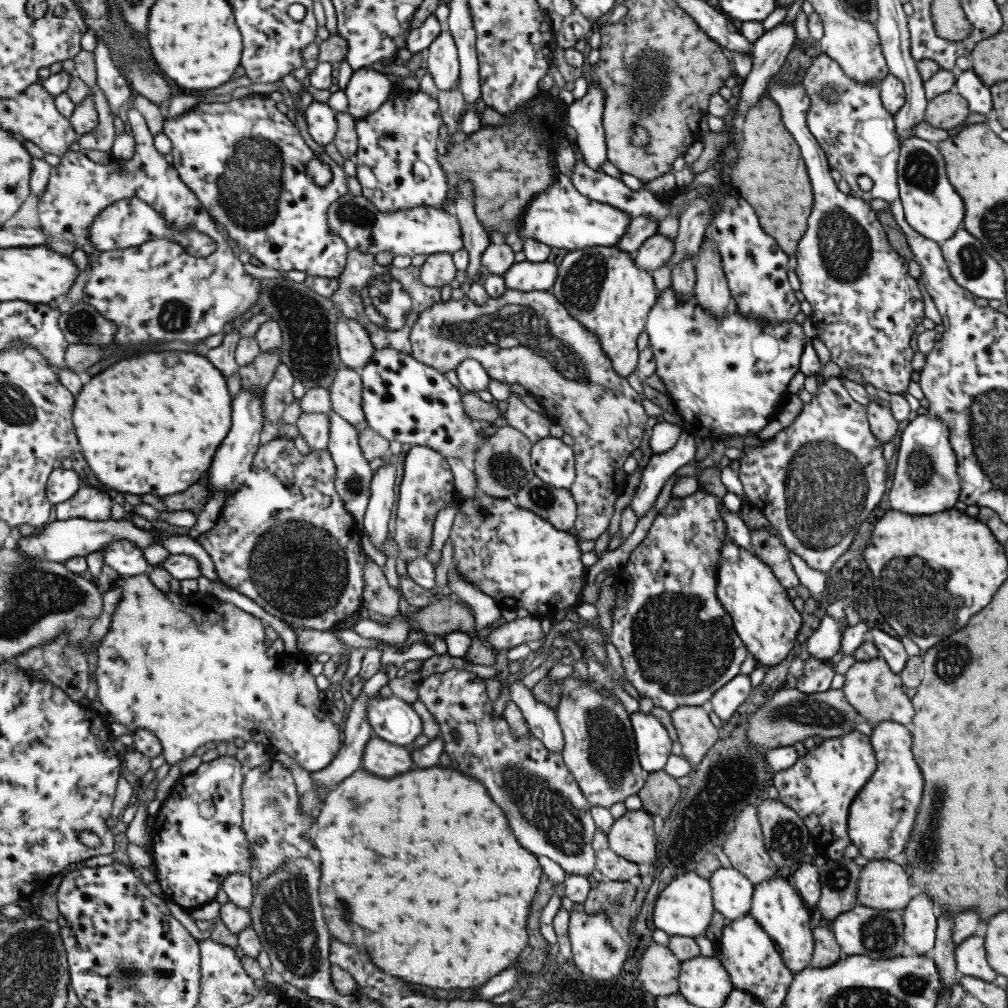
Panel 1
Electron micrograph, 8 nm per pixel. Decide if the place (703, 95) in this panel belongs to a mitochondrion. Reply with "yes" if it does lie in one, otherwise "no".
no

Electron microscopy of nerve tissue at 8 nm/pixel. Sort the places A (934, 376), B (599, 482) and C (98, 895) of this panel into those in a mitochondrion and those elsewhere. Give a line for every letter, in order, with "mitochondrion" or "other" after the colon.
A: other
B: other
C: other

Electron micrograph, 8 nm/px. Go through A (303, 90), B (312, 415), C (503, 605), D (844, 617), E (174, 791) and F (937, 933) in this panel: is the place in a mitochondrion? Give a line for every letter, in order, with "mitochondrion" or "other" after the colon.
A: other
B: other
C: other
D: other
E: other
F: other

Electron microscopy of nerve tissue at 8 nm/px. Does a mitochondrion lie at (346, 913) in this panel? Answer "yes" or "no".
yes

